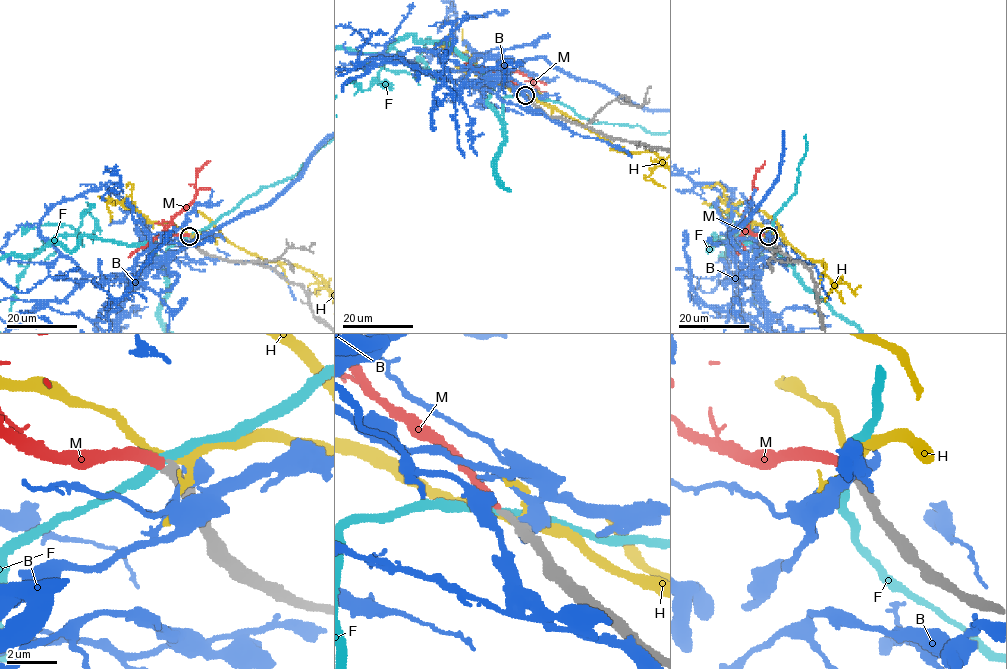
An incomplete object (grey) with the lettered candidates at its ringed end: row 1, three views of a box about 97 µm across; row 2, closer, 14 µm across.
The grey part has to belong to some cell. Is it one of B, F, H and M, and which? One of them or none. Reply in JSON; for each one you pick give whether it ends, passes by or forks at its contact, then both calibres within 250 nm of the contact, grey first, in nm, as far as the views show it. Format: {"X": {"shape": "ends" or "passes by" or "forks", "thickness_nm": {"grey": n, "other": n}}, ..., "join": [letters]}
{"M": {"shape": "ends", "thickness_nm": {"grey": 360, "other": 320}}, "join": ["M"]}

